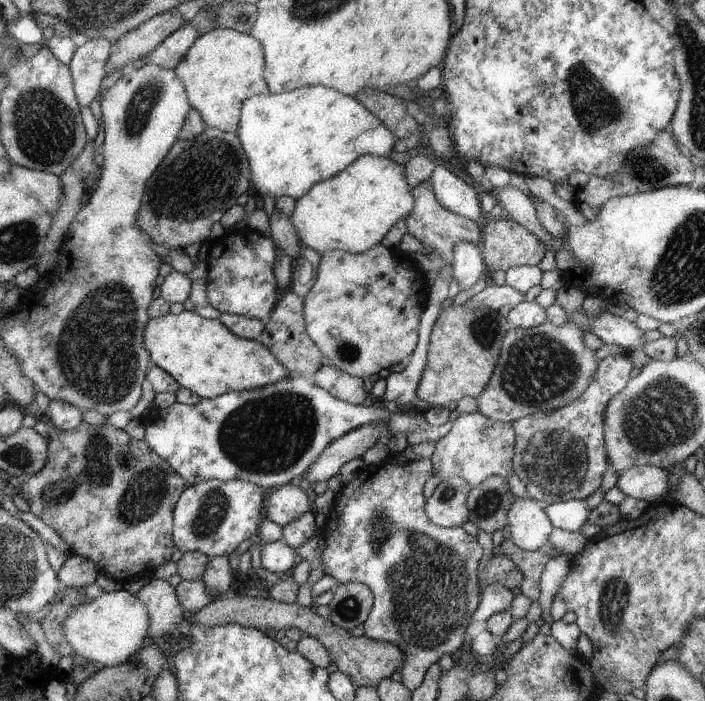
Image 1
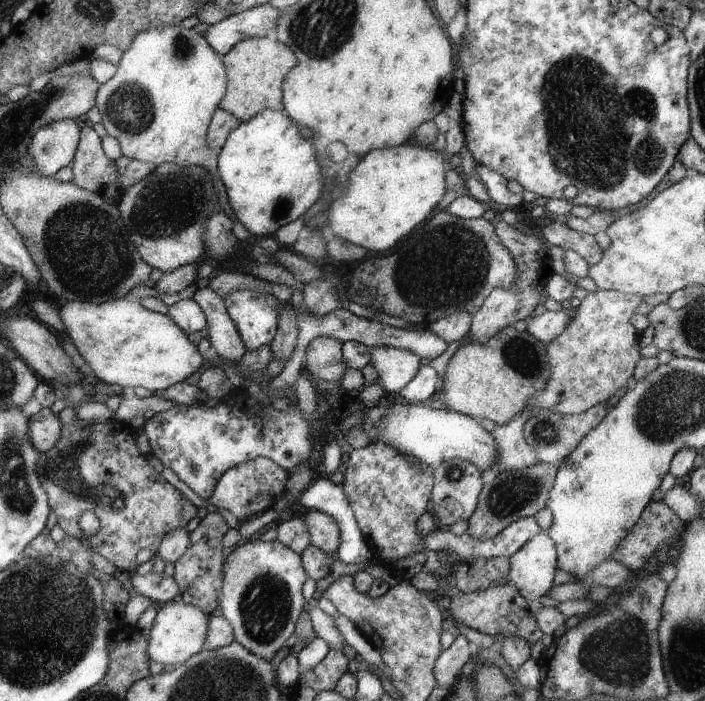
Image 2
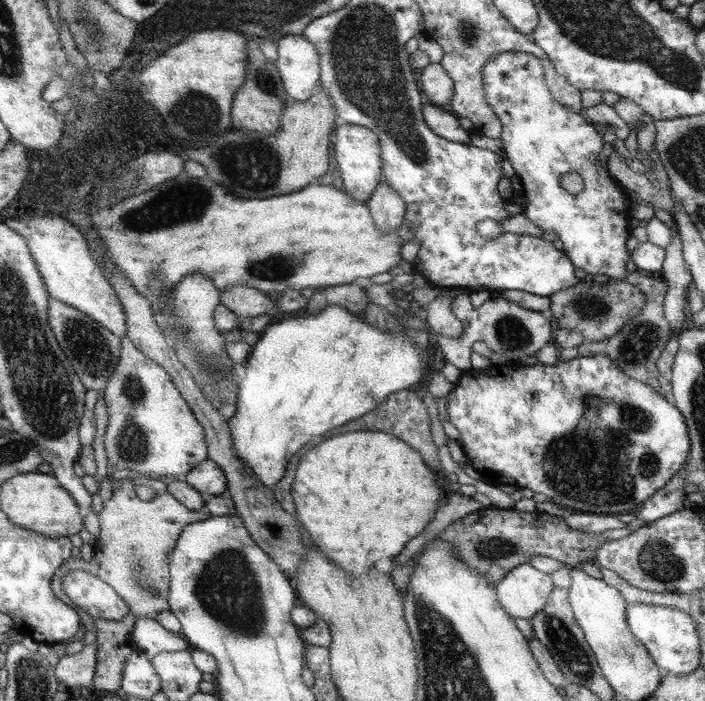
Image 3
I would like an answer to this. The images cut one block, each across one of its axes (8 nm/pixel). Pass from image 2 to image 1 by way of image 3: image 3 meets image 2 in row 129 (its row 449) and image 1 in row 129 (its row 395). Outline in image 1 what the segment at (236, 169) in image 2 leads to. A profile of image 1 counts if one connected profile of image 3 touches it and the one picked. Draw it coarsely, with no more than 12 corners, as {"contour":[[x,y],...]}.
{"contour":[[325,86],[247,98],[253,192],[303,198],[397,140]]}

